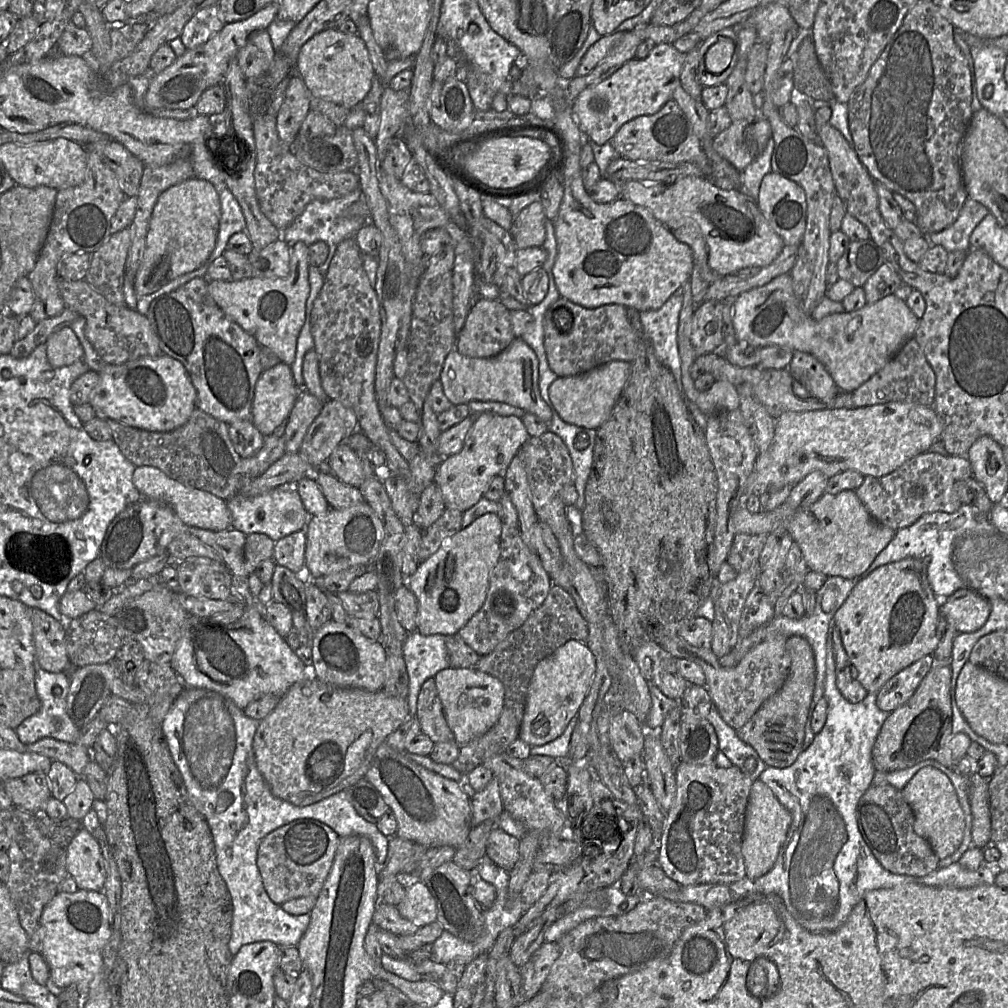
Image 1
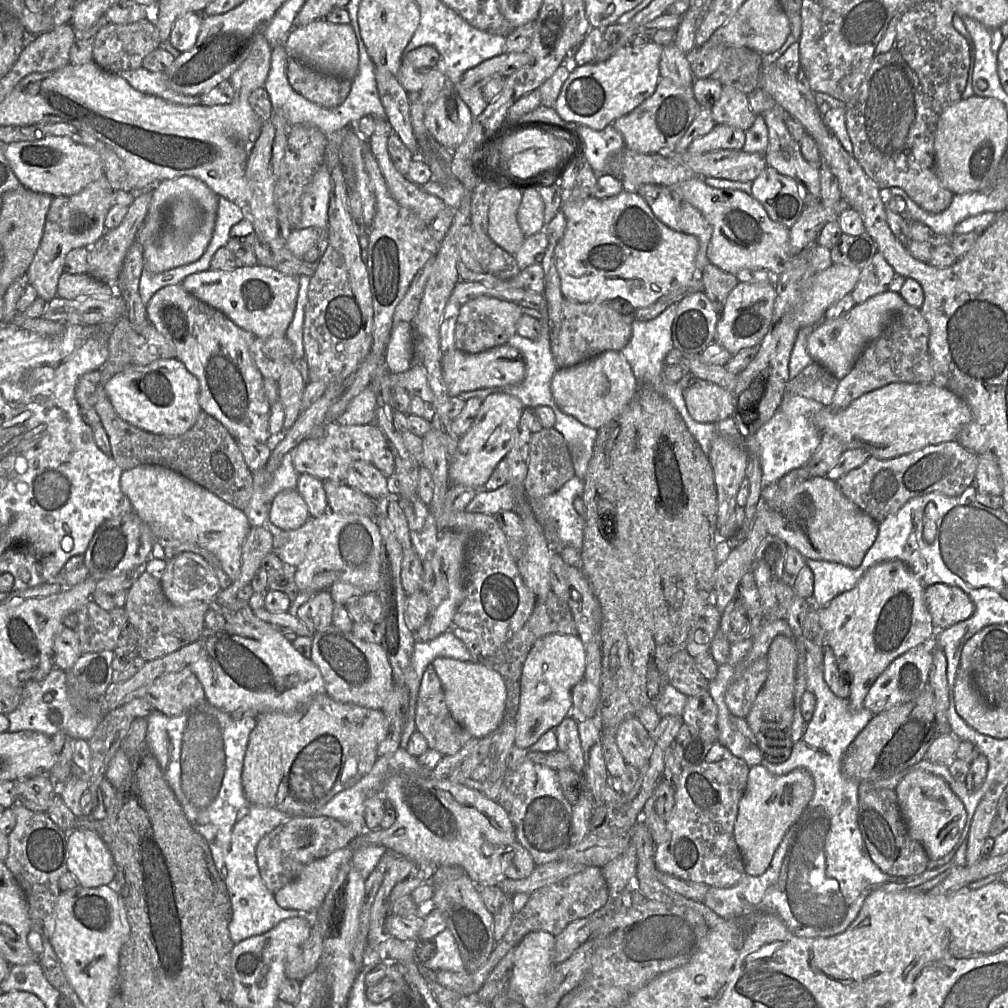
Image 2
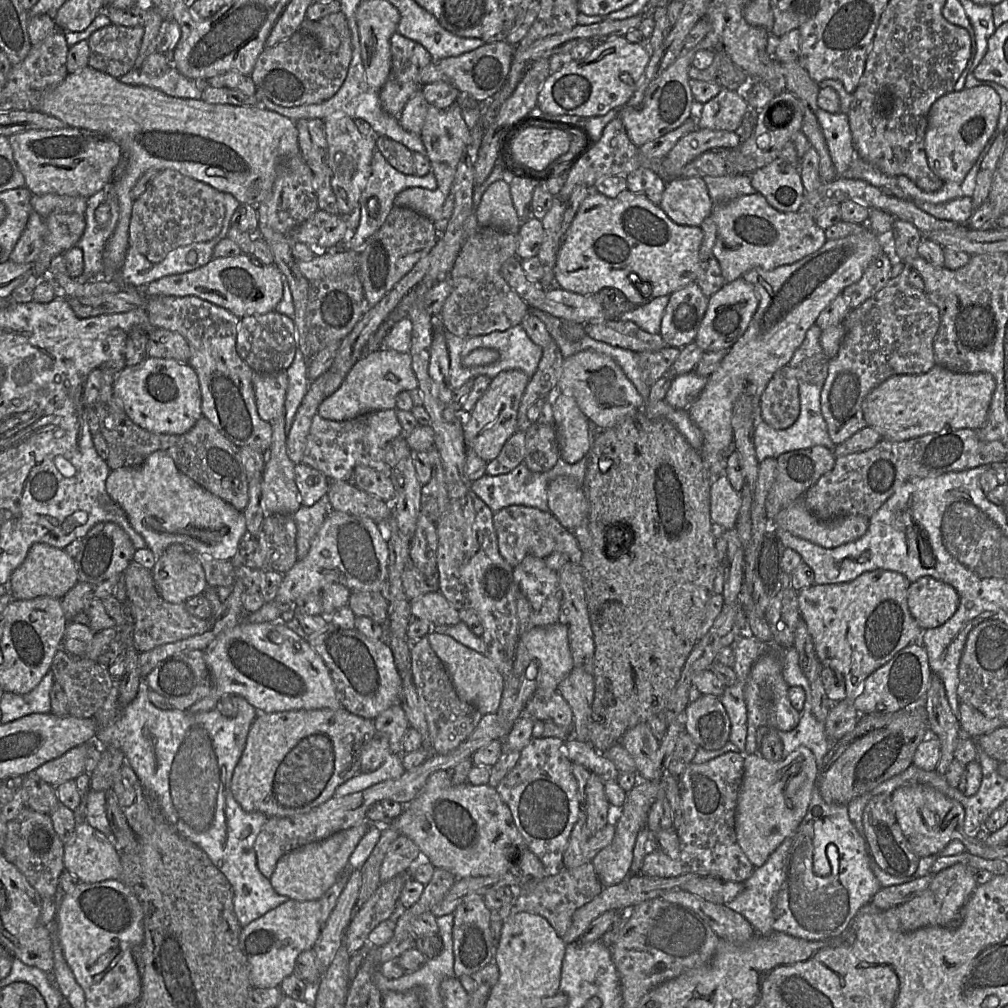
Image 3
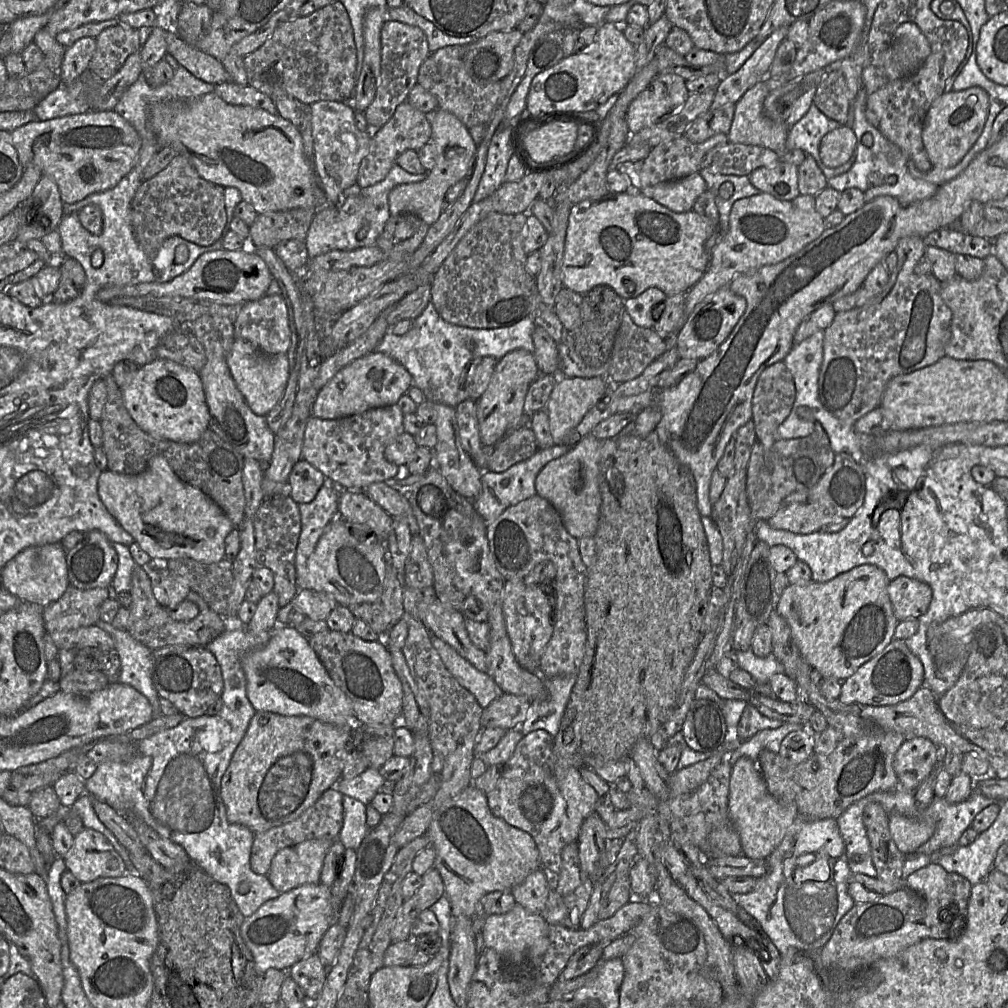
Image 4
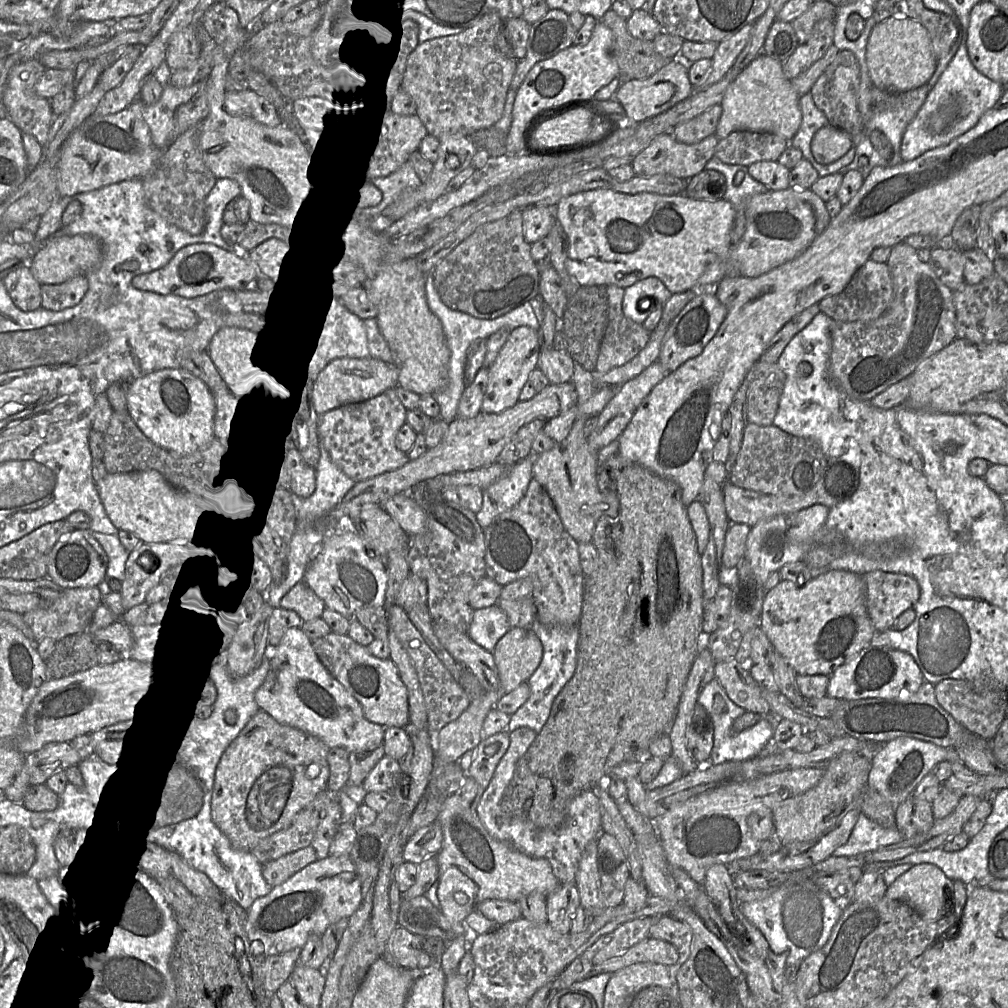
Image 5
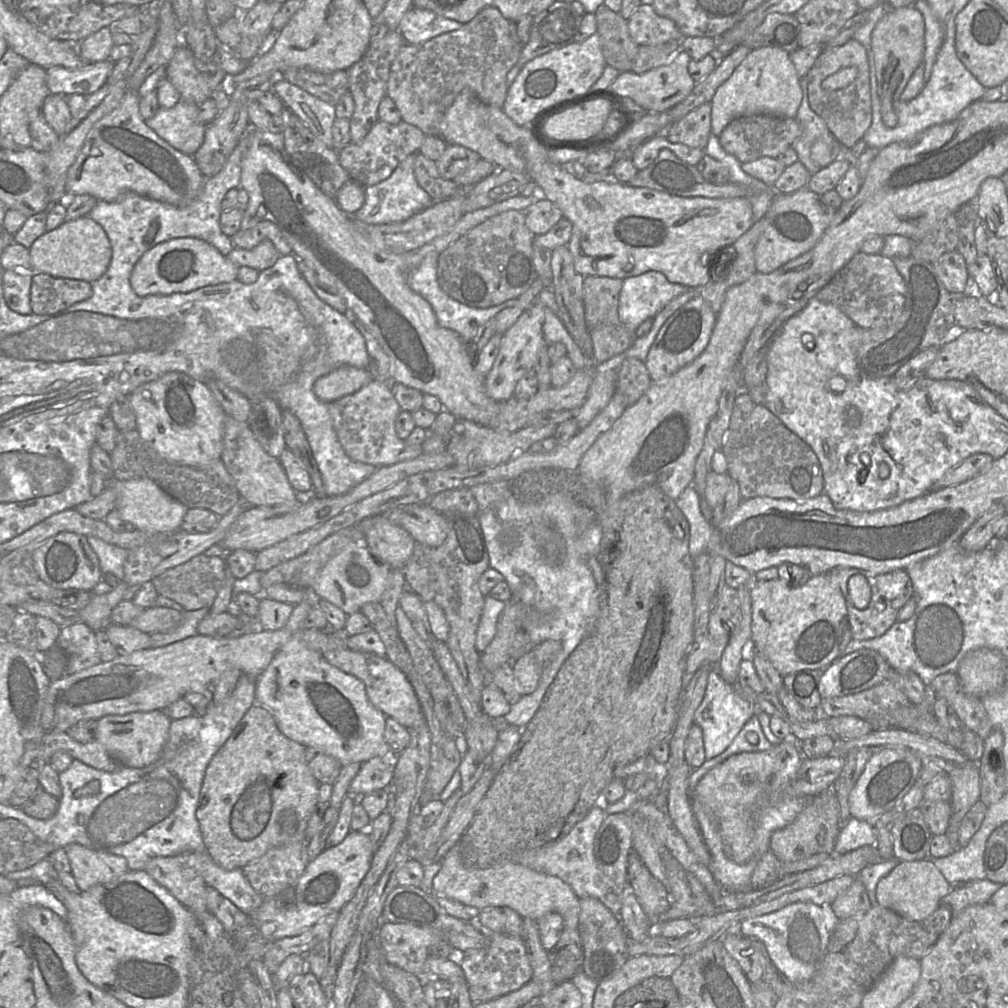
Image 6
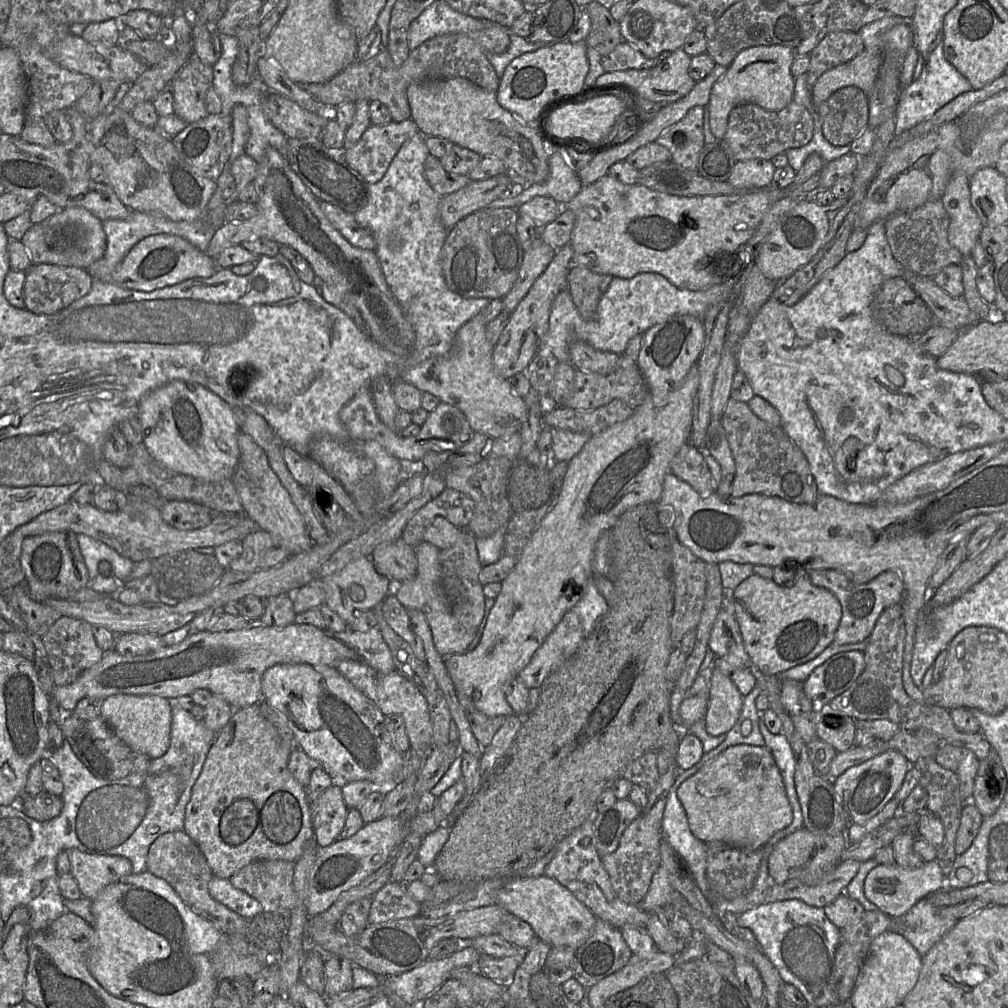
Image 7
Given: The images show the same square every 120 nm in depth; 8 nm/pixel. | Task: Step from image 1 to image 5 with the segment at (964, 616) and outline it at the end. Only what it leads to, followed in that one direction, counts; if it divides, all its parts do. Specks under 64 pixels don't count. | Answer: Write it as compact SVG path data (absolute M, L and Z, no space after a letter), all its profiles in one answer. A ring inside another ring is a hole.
M876 570L867 572L862 577L867 585L866 607L876 633L891 629L896 619L904 611L913 609L920 597L919 585L909 575Z

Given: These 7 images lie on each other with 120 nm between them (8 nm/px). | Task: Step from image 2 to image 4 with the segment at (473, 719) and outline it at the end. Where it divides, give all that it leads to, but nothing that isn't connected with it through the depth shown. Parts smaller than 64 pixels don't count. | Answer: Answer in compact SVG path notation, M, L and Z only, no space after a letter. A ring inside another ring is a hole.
M432 635L431 642L448 671L475 697L483 709L499 697L499 687L487 672L479 671L452 646L437 636Z

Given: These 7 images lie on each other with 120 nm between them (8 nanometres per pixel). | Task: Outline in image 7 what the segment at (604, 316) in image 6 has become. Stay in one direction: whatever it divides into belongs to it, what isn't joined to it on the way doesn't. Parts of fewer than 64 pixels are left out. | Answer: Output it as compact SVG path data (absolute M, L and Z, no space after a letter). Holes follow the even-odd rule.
M571 265L567 287L584 320L595 319L598 303L612 278L611 275L598 274L581 265Z

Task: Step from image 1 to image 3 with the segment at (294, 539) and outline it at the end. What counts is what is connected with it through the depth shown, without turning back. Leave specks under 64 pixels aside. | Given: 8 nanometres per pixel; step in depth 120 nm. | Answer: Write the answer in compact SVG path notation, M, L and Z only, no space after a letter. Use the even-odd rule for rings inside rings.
M324 496L310 507L301 506L293 515L297 527L297 560L302 560L308 554L311 544L330 510L327 496Z

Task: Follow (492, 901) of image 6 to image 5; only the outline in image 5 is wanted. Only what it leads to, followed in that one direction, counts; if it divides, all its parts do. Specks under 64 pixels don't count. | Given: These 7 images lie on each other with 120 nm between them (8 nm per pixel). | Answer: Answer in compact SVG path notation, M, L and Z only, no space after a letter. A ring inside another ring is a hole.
M459 792L444 798L437 821L443 831L443 844L436 855L439 866L436 894L441 912L453 927L456 935L453 939L464 937L467 931L466 917L473 911L479 911L479 905L486 900L518 902L520 898L531 892L537 891L548 896L559 887L560 883L546 859L528 856L491 836L479 820L476 810L464 807Z

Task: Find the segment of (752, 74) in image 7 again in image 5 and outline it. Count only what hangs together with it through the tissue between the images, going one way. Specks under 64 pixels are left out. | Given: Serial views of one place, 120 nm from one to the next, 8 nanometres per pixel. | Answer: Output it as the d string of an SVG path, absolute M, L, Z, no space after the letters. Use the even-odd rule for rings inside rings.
M763 53L753 59L729 84L720 106L722 114L715 136L720 140L733 131L777 134L790 142L800 128L802 113L799 94L783 72L783 63Z

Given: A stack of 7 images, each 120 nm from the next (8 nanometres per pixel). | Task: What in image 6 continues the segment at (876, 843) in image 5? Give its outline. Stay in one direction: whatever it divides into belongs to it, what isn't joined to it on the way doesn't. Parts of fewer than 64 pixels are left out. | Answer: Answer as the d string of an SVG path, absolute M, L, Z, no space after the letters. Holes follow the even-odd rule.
M850 817L842 824L834 853L844 854L864 845L875 845L876 842L877 829L870 822Z

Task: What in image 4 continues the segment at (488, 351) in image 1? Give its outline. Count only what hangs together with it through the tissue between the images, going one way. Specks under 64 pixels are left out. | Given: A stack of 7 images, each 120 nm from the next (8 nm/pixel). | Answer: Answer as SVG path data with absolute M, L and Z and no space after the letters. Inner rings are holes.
M490 213L480 219L460 239L430 281L431 302L448 323L476 329L509 326L529 315L535 276L527 273L527 255L523 250L526 213Z

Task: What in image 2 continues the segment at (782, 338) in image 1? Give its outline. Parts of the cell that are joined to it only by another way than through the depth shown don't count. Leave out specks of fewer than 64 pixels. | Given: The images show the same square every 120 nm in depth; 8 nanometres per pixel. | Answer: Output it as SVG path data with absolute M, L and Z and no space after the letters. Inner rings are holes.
M739 282L728 295L718 319L716 342L733 355L742 349L759 346L773 327L776 298L777 292L774 282ZM889 290L856 304L843 317L823 320L808 337L807 349L810 356L814 362L821 364L841 380L852 370L866 345L877 339L892 318L906 305L899 293Z

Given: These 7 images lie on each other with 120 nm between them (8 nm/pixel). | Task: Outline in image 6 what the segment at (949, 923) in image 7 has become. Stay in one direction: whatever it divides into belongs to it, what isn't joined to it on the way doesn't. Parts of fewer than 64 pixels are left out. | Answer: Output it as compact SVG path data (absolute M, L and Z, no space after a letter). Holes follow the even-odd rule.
M987 878L976 880L970 885L953 886L942 898L941 903L949 905L952 917L955 917L968 906L989 902L993 894L1001 887L1002 884L992 882Z

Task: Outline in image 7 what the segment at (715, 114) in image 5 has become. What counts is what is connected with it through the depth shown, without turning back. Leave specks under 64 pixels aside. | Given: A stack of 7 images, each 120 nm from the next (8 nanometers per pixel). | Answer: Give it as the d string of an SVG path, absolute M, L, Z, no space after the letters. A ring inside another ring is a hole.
M704 106L691 108L676 124L664 129L656 143L667 148L671 161L690 170L697 170L704 142Z

